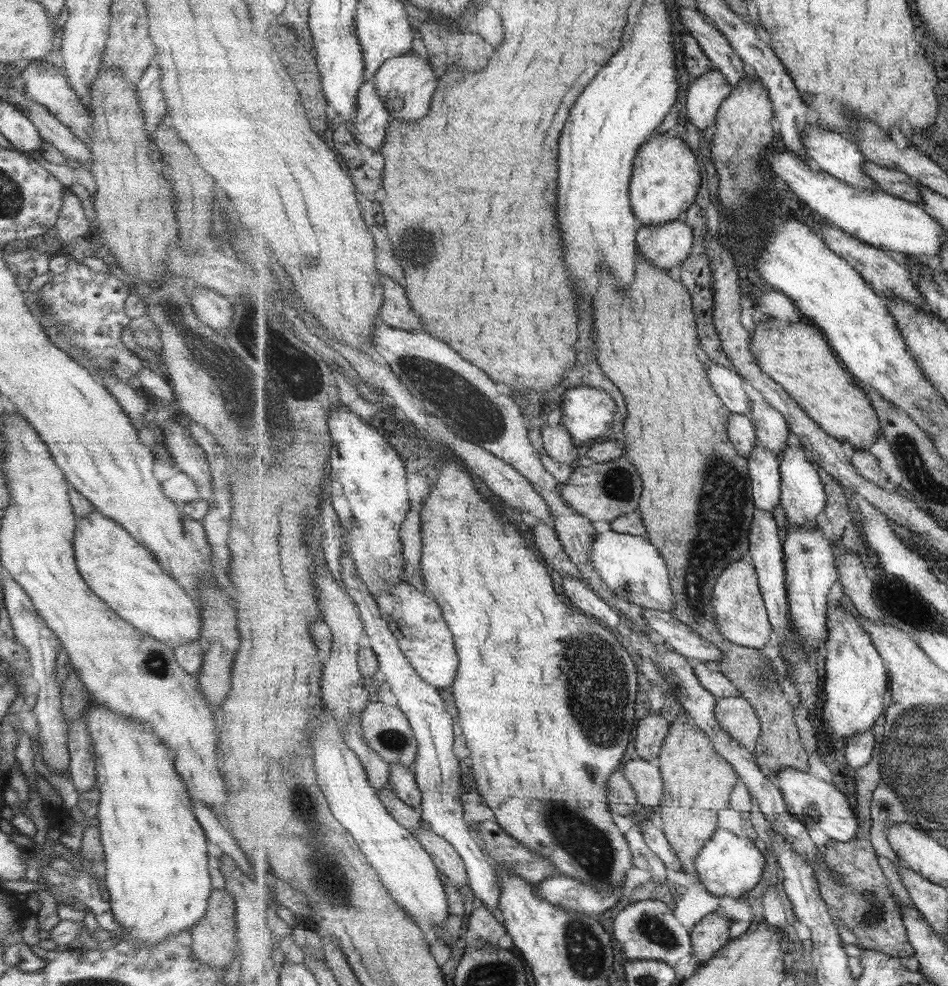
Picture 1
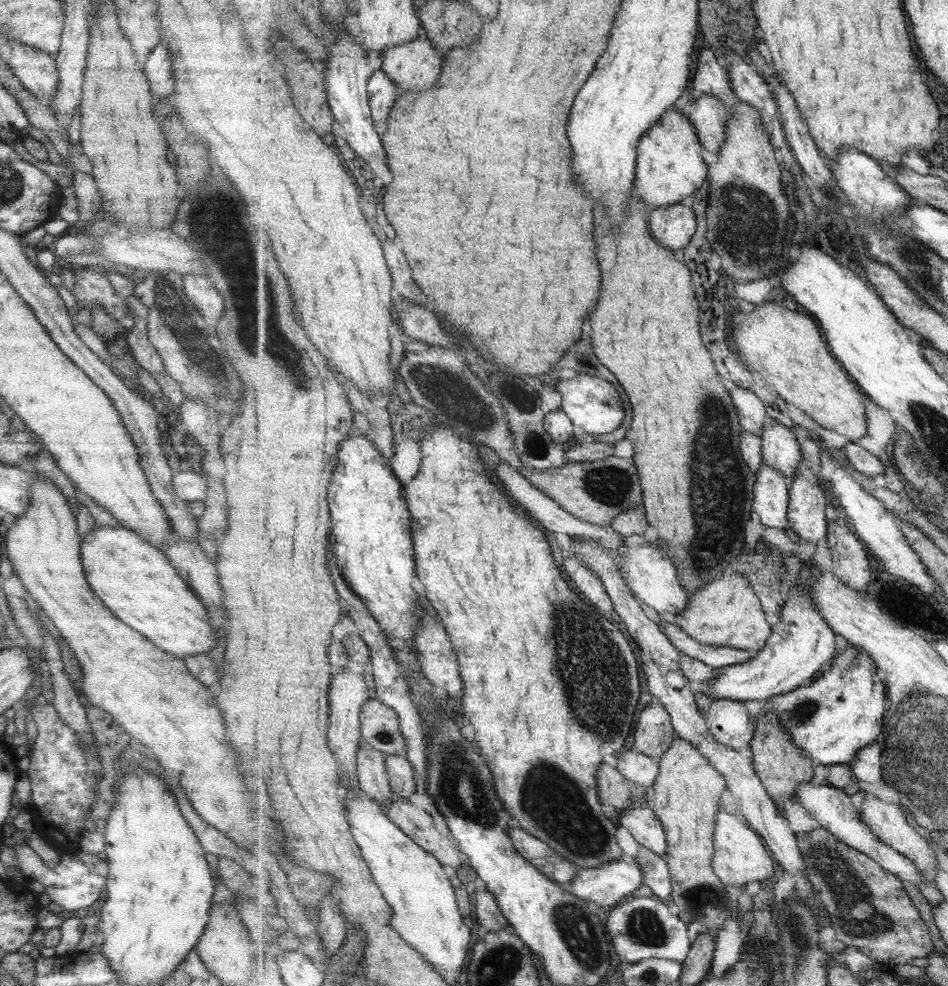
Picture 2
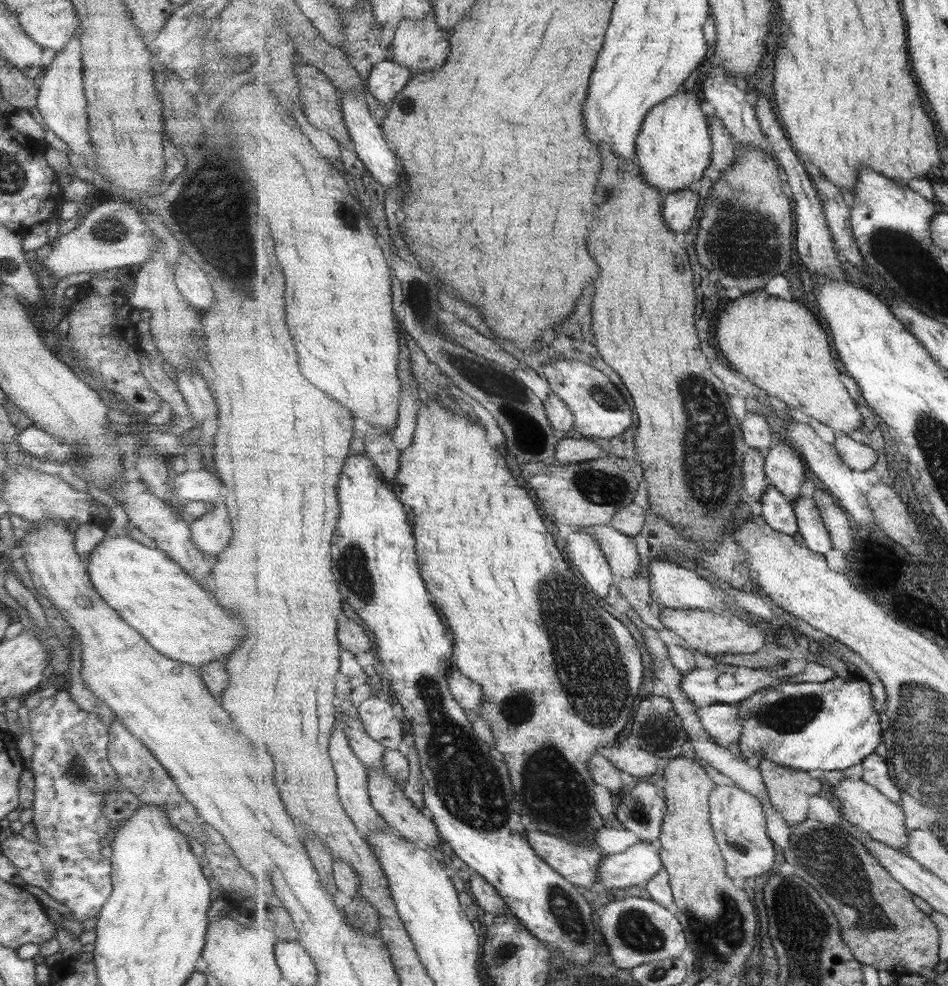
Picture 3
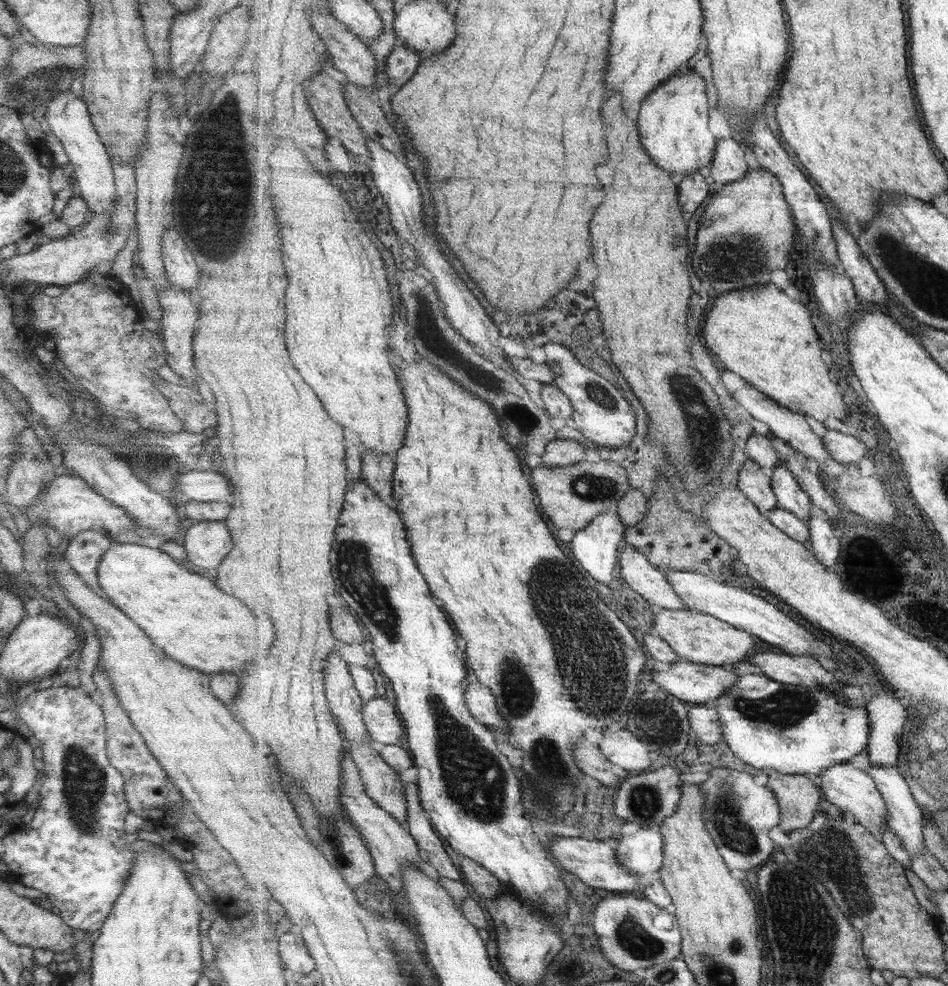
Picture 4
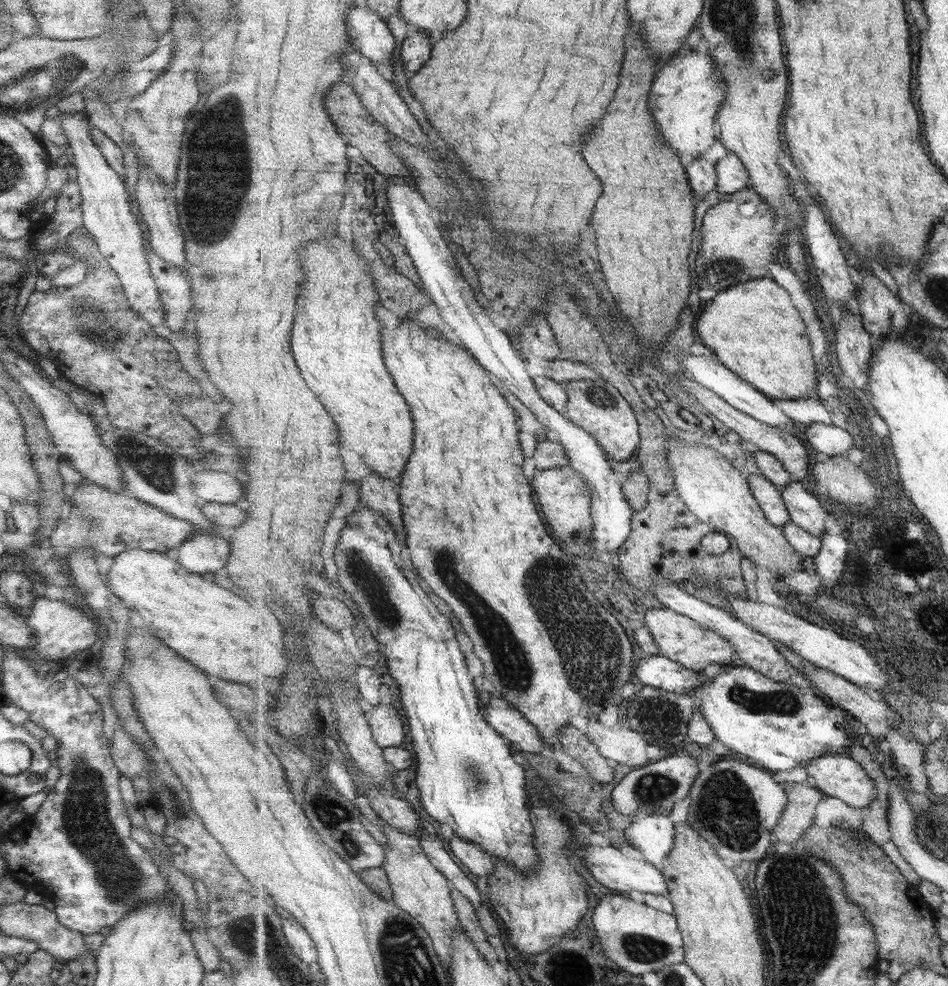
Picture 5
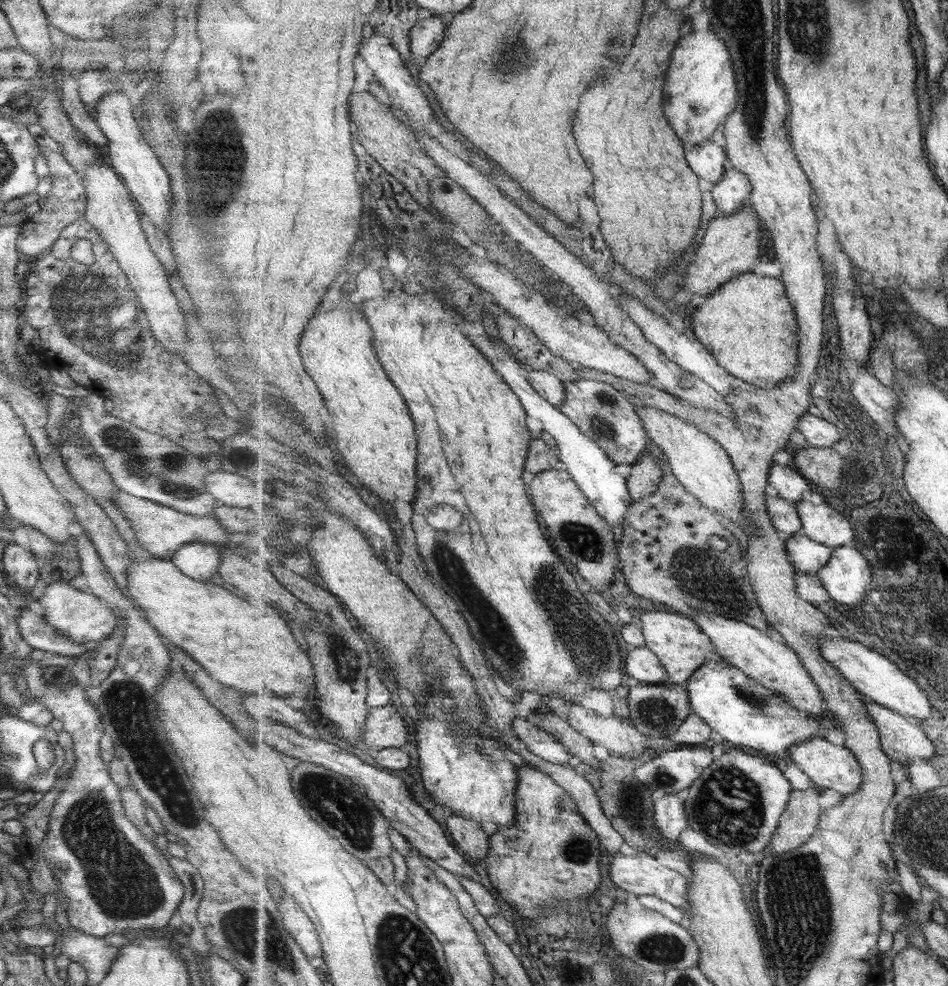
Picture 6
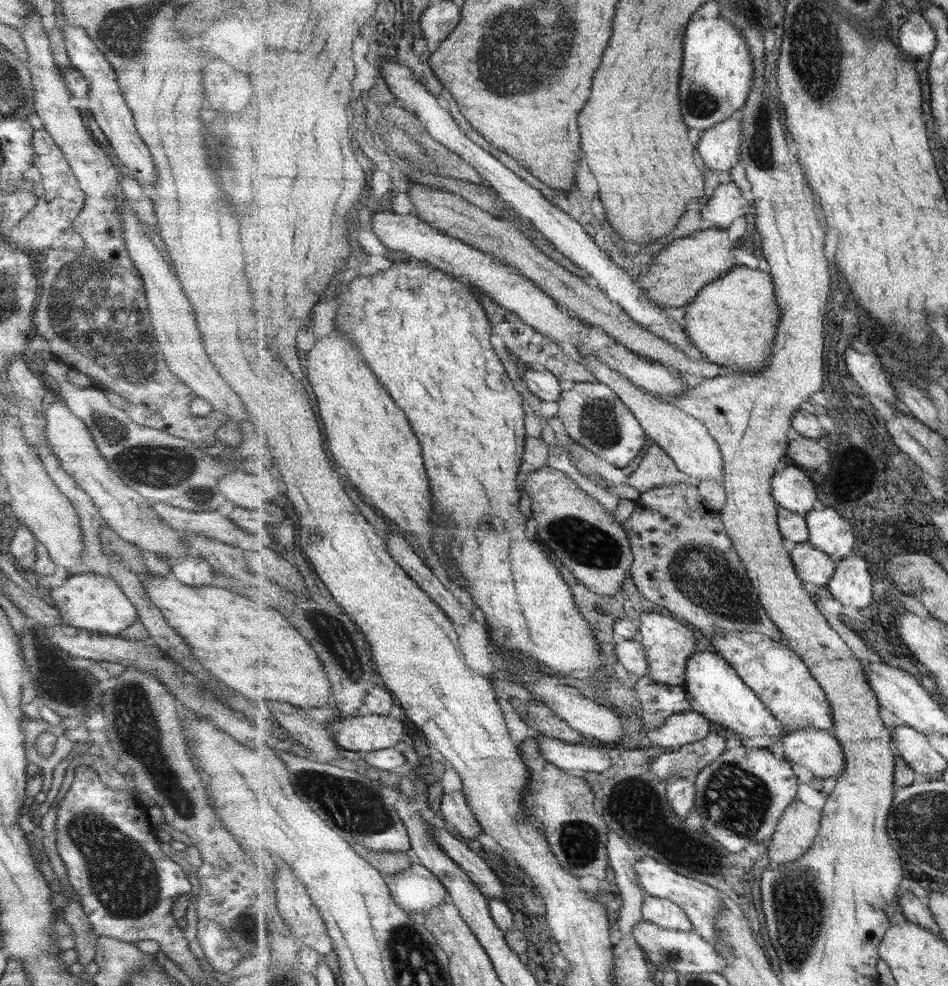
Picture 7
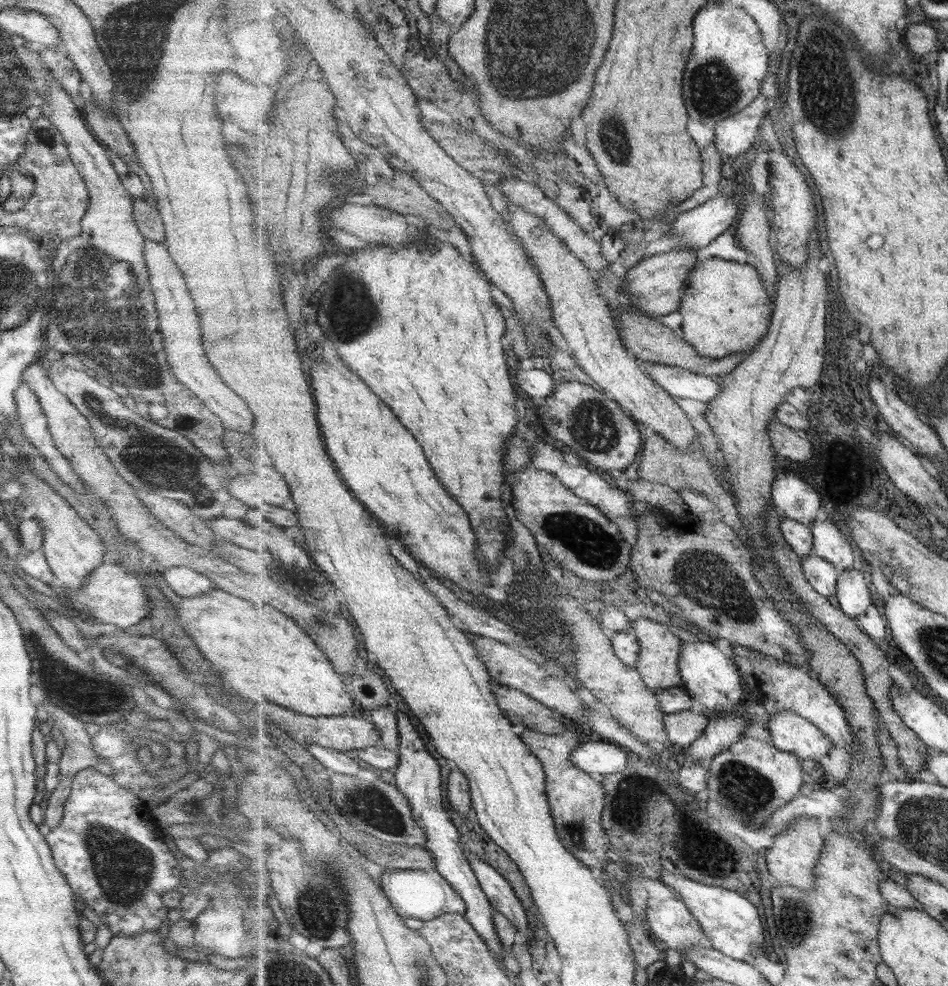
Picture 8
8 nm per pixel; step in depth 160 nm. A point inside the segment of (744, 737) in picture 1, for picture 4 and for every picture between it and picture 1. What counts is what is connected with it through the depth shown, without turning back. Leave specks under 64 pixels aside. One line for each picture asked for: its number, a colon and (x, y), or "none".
2: (728, 719)
3: (723, 721)
4: (706, 722)

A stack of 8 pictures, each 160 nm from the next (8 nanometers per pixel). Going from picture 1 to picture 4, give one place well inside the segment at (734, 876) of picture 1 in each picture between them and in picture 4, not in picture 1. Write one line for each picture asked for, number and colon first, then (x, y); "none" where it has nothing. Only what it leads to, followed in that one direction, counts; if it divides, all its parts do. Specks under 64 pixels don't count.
2: (742, 857)
3: (738, 819)
4: (738, 813)

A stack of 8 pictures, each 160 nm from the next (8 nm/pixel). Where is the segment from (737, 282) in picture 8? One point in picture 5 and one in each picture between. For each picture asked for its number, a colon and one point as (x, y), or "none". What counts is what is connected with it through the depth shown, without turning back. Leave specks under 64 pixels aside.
5: (754, 329)
6: (749, 326)
7: (733, 322)

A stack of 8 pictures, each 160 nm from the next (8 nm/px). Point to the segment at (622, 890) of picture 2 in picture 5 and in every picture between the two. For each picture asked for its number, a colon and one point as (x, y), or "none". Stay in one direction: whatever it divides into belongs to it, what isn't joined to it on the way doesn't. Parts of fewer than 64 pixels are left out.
3: (636, 866)
4: (643, 854)
5: (654, 837)

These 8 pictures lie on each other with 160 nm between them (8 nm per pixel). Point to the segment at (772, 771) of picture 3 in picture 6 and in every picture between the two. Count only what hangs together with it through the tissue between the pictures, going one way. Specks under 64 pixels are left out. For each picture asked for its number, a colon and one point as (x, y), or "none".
4: (799, 795)
5: (800, 814)
6: (800, 822)

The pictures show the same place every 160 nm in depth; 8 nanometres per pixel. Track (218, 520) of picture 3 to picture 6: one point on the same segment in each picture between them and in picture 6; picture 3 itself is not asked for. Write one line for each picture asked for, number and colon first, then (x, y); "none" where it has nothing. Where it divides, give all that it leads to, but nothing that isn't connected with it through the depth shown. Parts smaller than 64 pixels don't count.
4: (205, 543)
5: (202, 552)
6: (198, 561)

